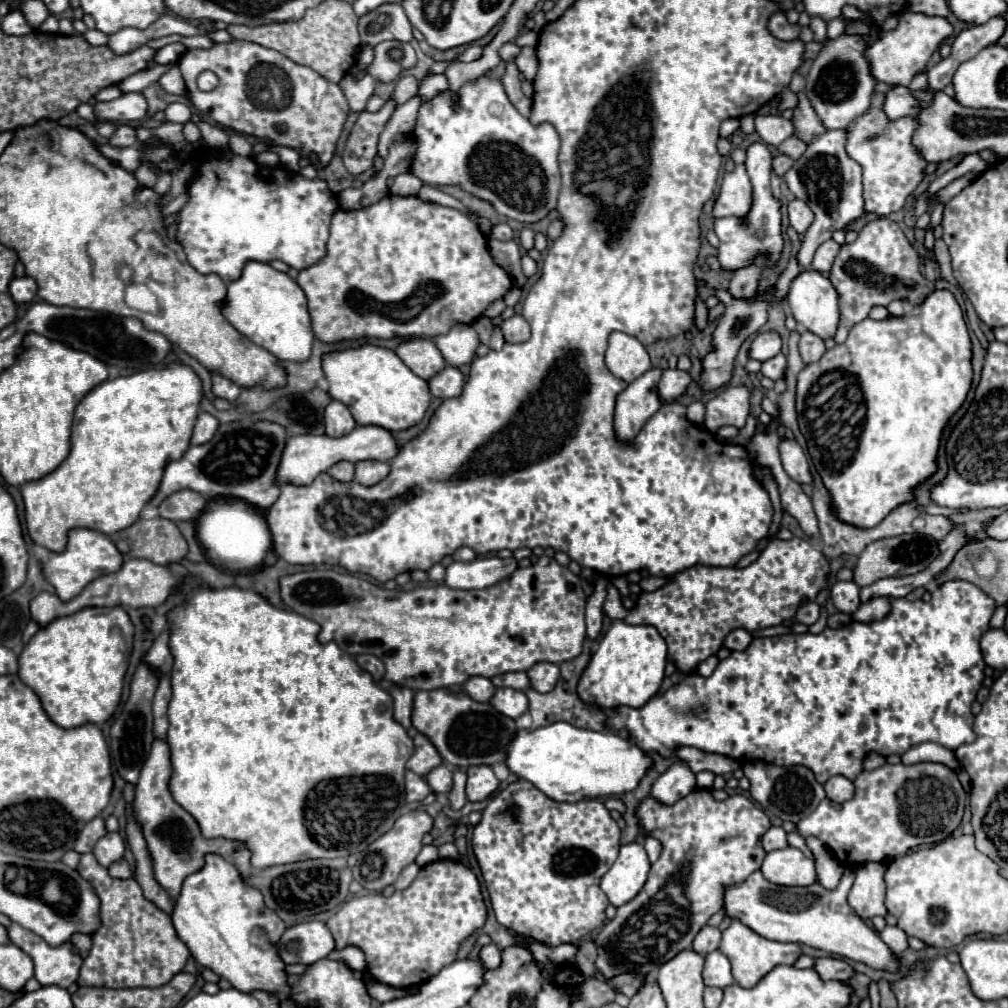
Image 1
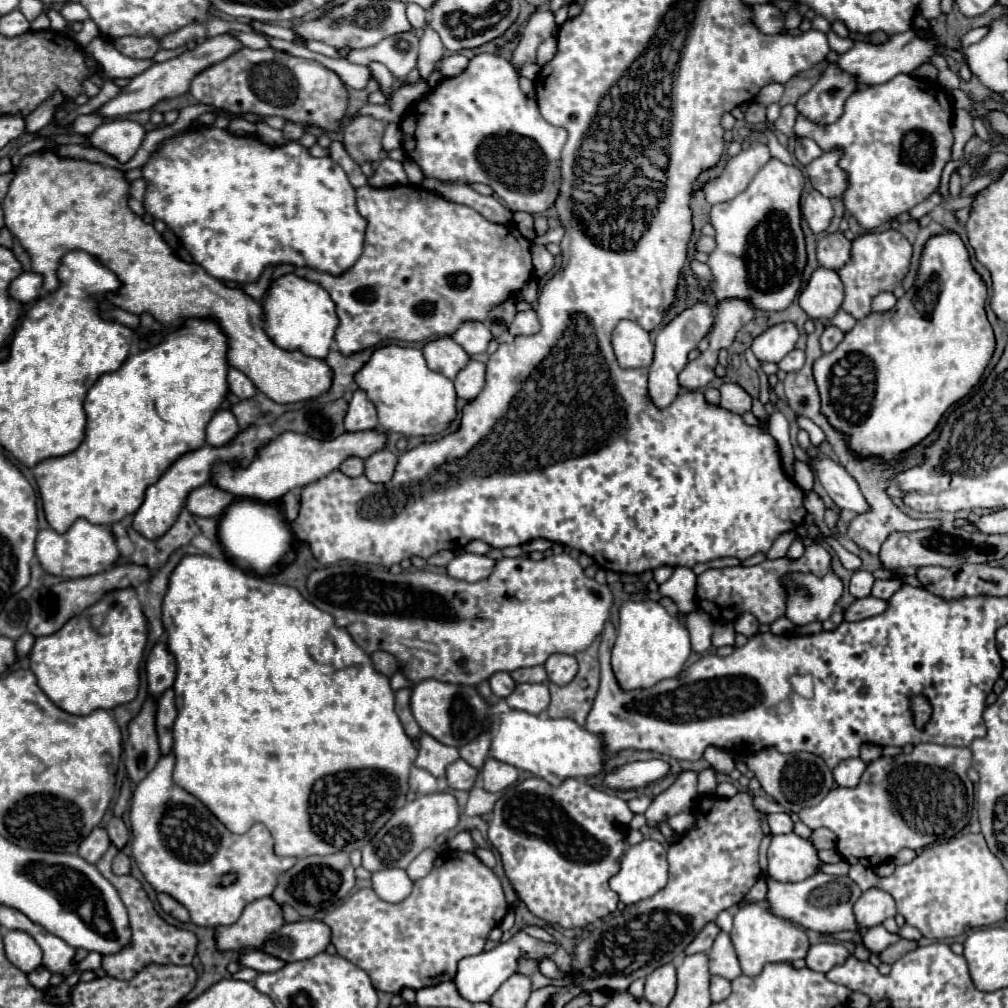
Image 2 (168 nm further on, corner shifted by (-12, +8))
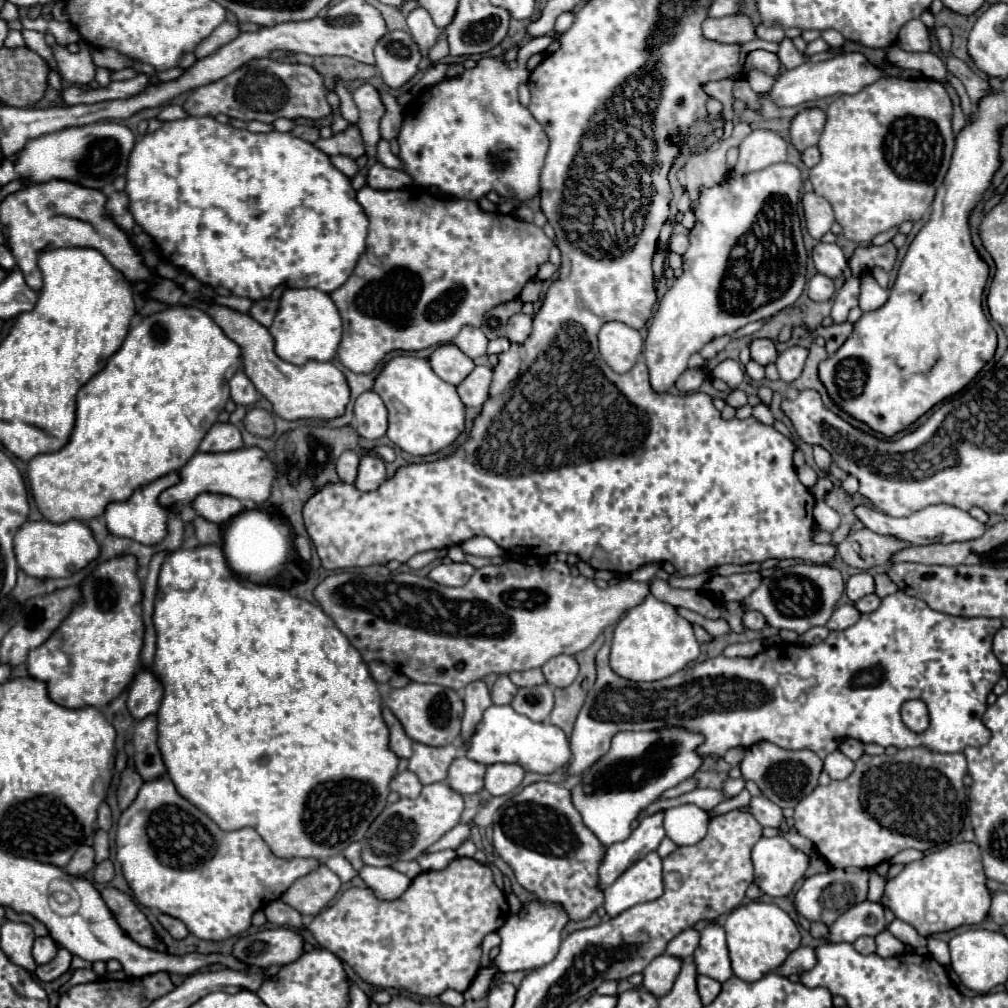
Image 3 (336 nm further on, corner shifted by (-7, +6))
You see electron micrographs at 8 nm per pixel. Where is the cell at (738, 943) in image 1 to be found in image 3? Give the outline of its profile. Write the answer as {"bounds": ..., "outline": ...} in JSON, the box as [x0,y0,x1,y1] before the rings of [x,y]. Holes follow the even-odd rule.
{"bounds":[723,901,801,981],"outline":[[[751,901],[739,905],[727,915],[723,927],[727,933],[727,947],[733,973],[743,981],[757,981],[765,973],[777,971],[785,963],[789,953],[801,947],[801,935],[797,931],[797,925],[785,911],[781,911],[773,903]]]}

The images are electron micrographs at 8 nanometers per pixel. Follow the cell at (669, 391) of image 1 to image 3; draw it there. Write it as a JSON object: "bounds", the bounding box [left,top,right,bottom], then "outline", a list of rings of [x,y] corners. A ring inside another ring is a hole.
{"bounds":[675,367,709,393],"outline":[[[699,367],[699,369],[687,369],[675,383],[675,387],[681,391],[681,393],[693,393],[701,387],[701,383],[705,381],[705,377],[709,375],[707,367]]]}

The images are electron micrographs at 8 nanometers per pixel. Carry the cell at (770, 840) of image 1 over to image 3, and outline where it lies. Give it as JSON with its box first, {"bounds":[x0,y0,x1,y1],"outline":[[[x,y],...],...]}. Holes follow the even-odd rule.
{"bounds":[749,797,783,829],"outline":[[[753,797],[751,799],[751,803],[749,803],[749,807],[751,807],[751,815],[763,825],[763,827],[775,827],[775,829],[779,829],[781,827],[781,821],[783,821],[783,811],[777,807],[777,805],[773,805],[767,797]]]}

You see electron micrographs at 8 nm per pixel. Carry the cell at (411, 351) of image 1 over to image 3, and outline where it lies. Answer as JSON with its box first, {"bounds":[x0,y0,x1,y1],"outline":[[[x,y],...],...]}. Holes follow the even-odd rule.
{"bounds":[429,343,475,385],"outline":[[[453,343],[437,347],[429,355],[431,369],[447,383],[459,385],[475,367],[473,359],[469,359],[461,349],[457,349]]]}

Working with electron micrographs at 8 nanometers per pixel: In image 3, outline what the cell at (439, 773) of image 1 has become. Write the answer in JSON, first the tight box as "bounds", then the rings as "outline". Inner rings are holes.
{"bounds":[447,755,485,793],"outline":[[[461,755],[457,757],[447,775],[447,783],[453,791],[457,793],[479,793],[483,789],[483,777],[485,777],[485,767],[477,761],[471,761],[469,757]]]}

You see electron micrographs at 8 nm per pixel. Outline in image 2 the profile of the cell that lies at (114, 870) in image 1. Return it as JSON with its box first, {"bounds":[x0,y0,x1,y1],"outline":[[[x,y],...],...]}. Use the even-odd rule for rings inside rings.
{"bounds":[112,851,130,875],"outline":[[[122,851],[114,857],[112,871],[114,871],[114,875],[128,875],[130,873],[130,859]]]}

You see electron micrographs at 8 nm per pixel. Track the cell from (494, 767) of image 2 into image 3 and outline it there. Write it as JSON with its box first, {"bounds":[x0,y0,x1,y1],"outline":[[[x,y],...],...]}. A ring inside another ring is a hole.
{"bounds":[485,763,525,795],"outline":[[[493,763],[485,773],[485,789],[491,795],[507,795],[515,787],[519,787],[525,771],[519,765],[509,763]]]}

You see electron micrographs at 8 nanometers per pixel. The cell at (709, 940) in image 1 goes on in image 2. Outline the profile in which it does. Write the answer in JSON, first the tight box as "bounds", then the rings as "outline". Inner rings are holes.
{"bounds":[686,923,718,955],"outline":[[[708,923],[696,937],[694,937],[694,941],[690,943],[690,947],[686,947],[686,955],[694,955],[694,953],[706,953],[710,947],[712,947],[712,943],[714,943],[714,939],[716,939],[716,935],[718,935],[718,927],[716,927],[716,923]]]}

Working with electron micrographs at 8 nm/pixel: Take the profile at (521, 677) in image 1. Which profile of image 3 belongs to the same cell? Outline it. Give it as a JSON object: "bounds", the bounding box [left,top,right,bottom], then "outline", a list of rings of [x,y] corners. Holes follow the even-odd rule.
{"bounds":[509,669,545,687],"outline":[[[527,669],[527,671],[519,671],[519,673],[509,673],[509,679],[517,687],[533,687],[533,685],[545,683],[545,677],[543,677],[541,669]]]}

